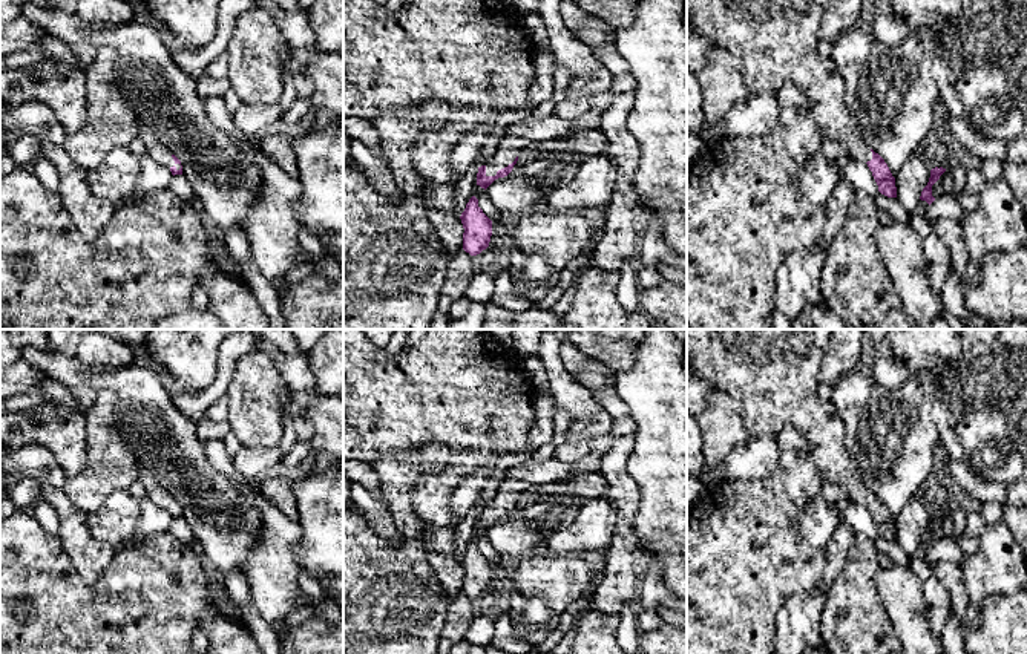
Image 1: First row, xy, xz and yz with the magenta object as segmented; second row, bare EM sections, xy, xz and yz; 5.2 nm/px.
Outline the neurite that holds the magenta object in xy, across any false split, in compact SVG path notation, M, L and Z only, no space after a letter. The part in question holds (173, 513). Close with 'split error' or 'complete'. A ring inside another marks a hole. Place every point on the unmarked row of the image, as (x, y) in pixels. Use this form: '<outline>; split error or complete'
M139 466L139 481L146 487L147 499L150 499L158 507L167 510L173 519L182 518L181 504L156 482L150 470L144 466Z; split error

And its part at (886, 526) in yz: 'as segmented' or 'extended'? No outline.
extended

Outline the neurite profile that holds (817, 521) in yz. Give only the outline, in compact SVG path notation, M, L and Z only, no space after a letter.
M826 501L809 502L797 518L799 531L811 547L828 551L838 524L843 522L834 504Z

